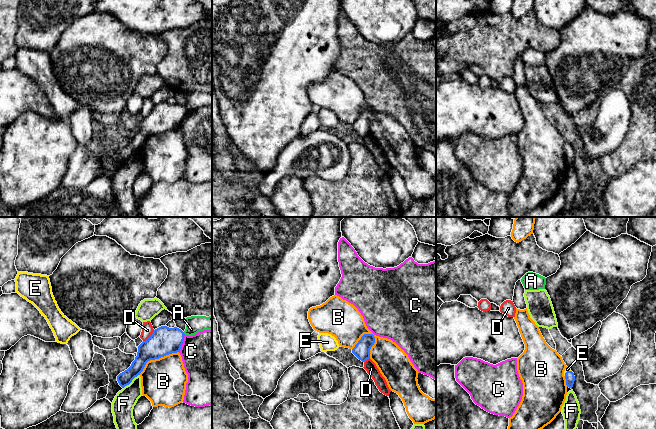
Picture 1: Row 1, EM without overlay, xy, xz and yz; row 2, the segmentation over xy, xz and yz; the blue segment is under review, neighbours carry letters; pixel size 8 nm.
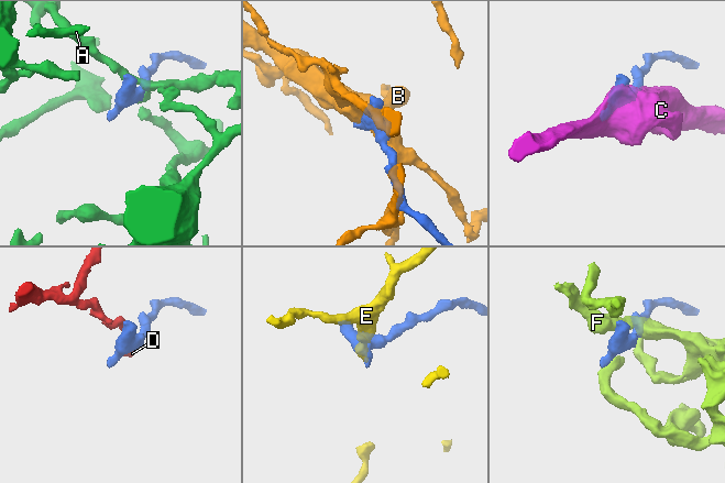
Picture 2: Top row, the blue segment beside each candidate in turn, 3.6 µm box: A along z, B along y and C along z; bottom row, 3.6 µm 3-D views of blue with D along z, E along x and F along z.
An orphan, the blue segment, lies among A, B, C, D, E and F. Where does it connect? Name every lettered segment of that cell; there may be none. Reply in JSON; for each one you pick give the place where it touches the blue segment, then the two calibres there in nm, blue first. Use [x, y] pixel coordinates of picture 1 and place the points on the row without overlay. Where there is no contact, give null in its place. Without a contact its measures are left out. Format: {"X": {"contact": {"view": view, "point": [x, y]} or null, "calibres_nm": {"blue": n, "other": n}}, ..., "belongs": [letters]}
{"E": {"contact": {"view": "yz", "point": [566, 148]}, "calibres_nm": {"blue": 80, "other": 30}}, "belongs": ["E"]}

